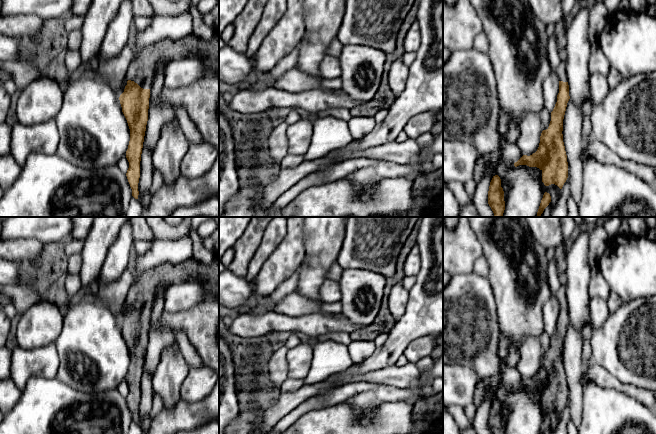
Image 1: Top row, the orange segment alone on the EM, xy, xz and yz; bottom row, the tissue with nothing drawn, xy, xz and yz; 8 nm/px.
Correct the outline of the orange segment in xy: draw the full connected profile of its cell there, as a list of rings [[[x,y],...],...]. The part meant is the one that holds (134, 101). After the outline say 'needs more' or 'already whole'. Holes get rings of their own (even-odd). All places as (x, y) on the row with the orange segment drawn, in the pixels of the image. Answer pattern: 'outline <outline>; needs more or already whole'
outline [[[219,28],[210,41],[196,35],[177,40],[162,39],[144,49],[128,68],[125,77],[127,85],[119,100],[130,129],[126,151],[129,168],[126,176],[135,199],[139,195],[140,161],[148,121],[150,89],[157,66],[164,69],[170,60],[188,57],[201,57],[219,77]]]; needs more

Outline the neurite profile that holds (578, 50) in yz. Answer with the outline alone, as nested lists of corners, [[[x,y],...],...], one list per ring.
[[[581,7],[567,31],[566,73],[570,99],[581,108],[590,95],[588,68],[591,43],[589,41],[590,9]]]

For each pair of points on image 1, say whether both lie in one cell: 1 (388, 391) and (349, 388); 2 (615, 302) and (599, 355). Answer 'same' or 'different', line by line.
1: different
2: different

